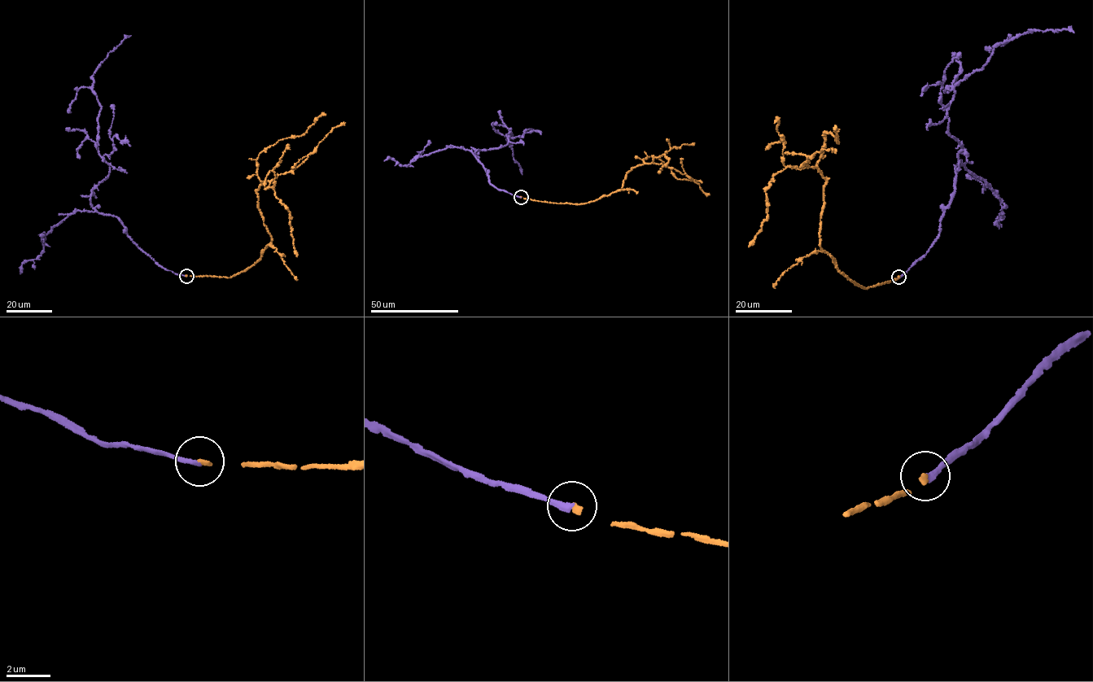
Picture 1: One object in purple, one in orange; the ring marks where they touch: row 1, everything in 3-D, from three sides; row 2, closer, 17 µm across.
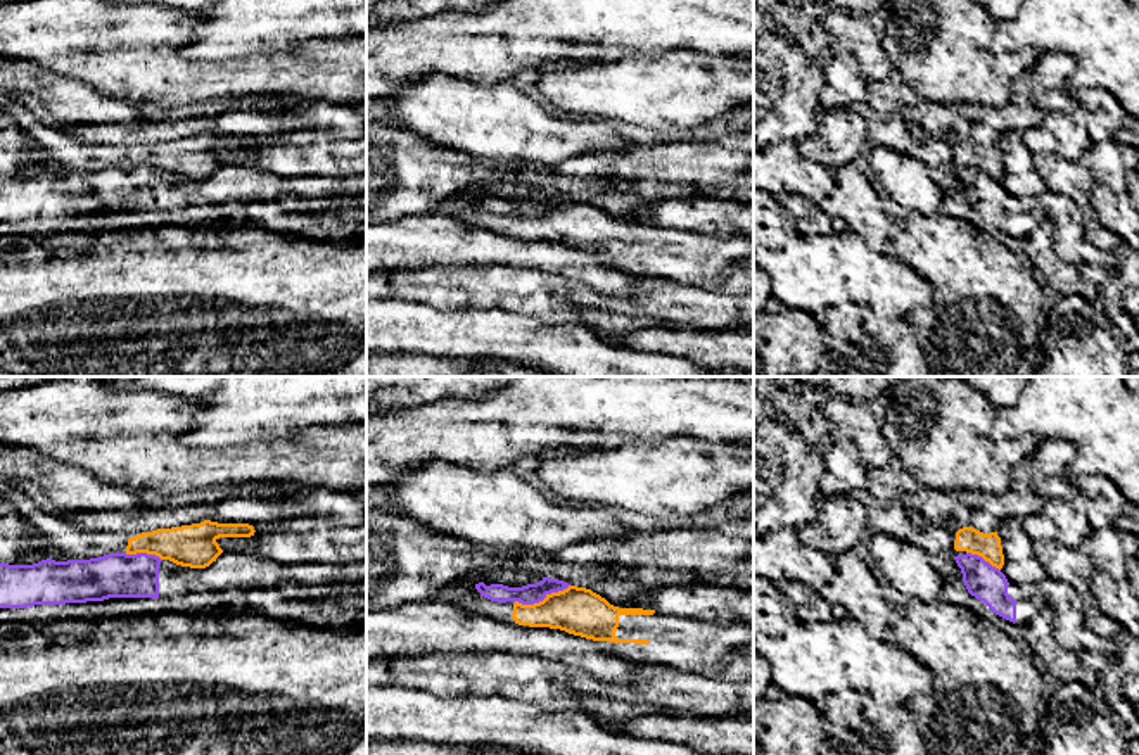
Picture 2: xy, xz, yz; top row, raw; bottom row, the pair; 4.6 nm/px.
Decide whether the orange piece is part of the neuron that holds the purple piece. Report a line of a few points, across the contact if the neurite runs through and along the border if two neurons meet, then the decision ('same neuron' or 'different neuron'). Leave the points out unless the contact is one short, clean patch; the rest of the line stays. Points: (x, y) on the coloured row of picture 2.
line xz (569, 584), (538, 602), (514, 603); different neuron

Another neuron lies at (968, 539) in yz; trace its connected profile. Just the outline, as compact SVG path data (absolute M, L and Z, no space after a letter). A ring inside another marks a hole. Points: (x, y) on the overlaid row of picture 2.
M959 504L952 525L947 529L952 541L952 556L978 555L996 568L1002 568L1004 555L997 532L983 534L971 527L971 508Z

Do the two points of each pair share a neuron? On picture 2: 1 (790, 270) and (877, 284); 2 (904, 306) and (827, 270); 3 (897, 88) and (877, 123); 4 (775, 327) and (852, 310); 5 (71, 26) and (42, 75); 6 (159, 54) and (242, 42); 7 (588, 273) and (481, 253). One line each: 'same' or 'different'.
1: same
2: same
3: same
4: different
5: different
6: different
7: same

